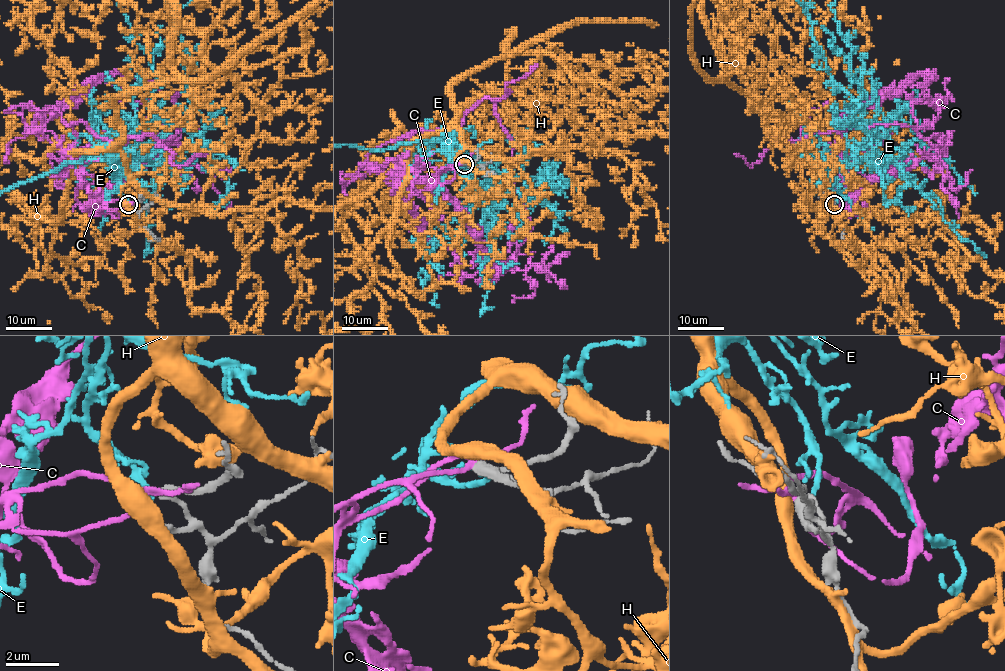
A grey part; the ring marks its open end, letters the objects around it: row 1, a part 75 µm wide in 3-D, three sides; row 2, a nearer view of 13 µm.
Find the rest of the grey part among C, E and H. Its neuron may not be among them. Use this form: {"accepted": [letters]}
{"accepted": ["E"]}

